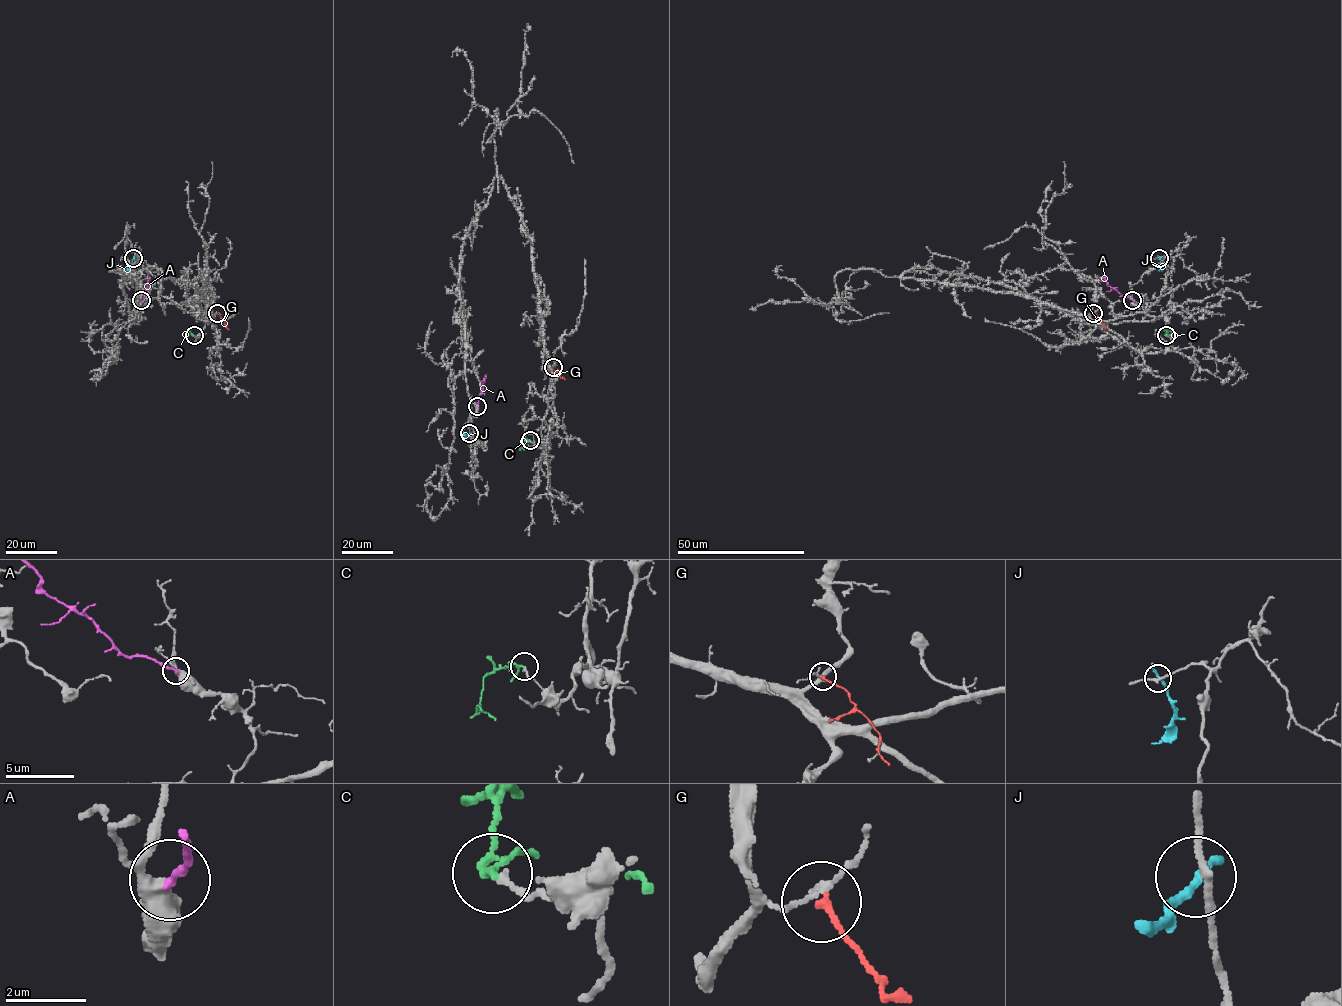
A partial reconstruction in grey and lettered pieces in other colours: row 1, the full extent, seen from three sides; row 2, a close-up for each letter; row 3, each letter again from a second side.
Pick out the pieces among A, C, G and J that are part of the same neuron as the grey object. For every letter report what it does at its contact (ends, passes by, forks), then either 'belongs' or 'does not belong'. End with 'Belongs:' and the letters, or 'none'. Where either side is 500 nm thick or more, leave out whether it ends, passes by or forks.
A: it ends there; does not belong
C: it passes by; does not belong
G: it ends there; does not belong
J: it passes by; does not belong
Belongs: none

